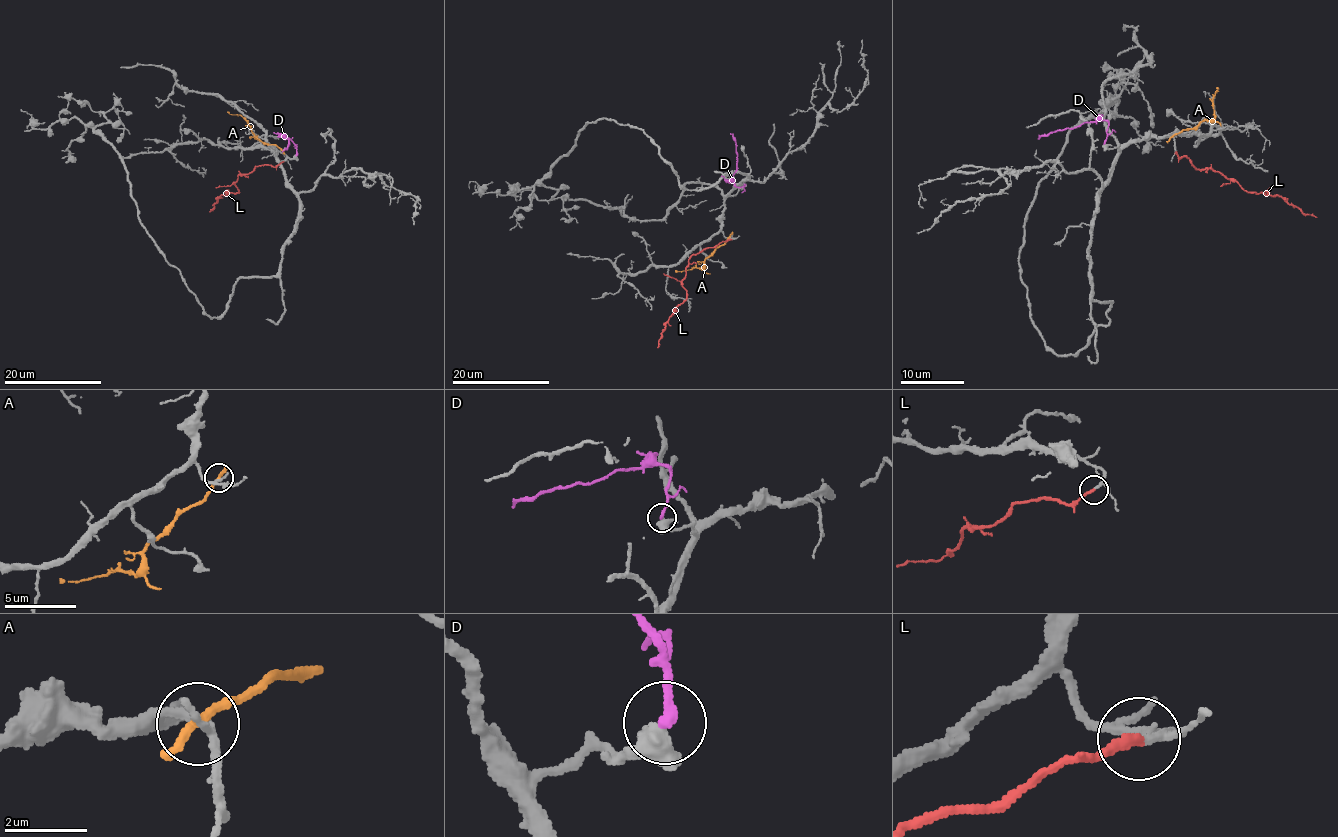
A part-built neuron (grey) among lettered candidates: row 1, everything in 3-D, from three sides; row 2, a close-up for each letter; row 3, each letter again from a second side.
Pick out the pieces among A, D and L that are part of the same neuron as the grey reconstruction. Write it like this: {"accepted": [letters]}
{"accepted": ["L"]}

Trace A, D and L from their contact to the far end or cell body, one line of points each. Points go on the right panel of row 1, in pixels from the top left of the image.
A: (1171, 137), (1214, 117), (1212, 96), (1217, 87)
D: (1105, 144), (1108, 123), (1105, 120), (1051, 131), (1038, 139)
L: (1176, 152), (1197, 167), (1219, 171), (1233, 178), (1244, 190), (1279, 196), (1304, 213), (1317, 216)

